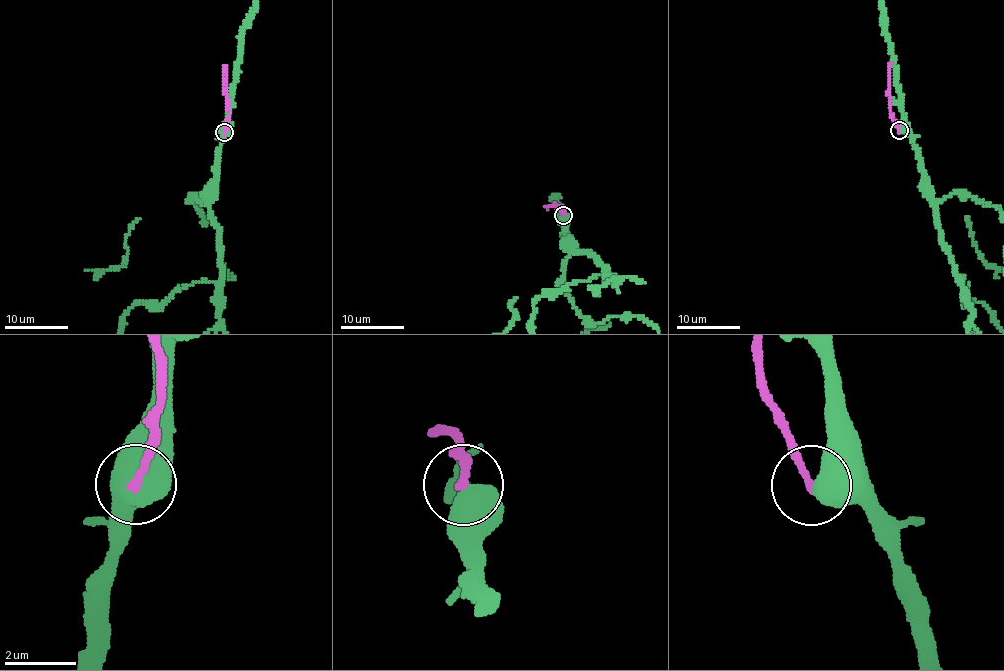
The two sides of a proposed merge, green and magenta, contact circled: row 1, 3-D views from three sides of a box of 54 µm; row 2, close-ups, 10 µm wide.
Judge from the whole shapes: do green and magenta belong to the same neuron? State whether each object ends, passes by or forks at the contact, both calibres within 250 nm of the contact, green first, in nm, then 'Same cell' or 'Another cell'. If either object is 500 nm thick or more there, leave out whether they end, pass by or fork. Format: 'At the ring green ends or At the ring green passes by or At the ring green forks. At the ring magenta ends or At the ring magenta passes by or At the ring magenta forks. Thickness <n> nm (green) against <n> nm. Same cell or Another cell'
Thickness 700 nm (green) against 240 nm. Another cell

